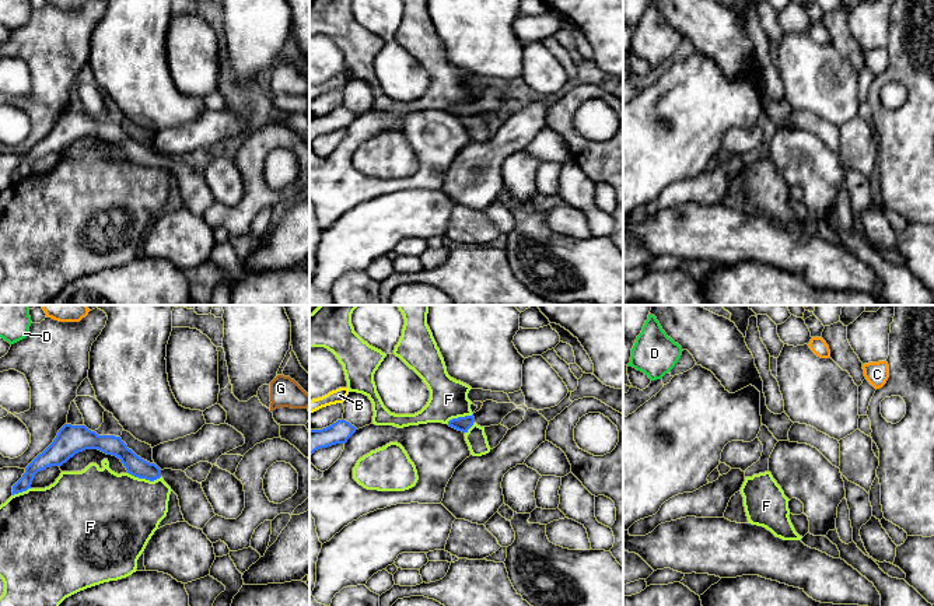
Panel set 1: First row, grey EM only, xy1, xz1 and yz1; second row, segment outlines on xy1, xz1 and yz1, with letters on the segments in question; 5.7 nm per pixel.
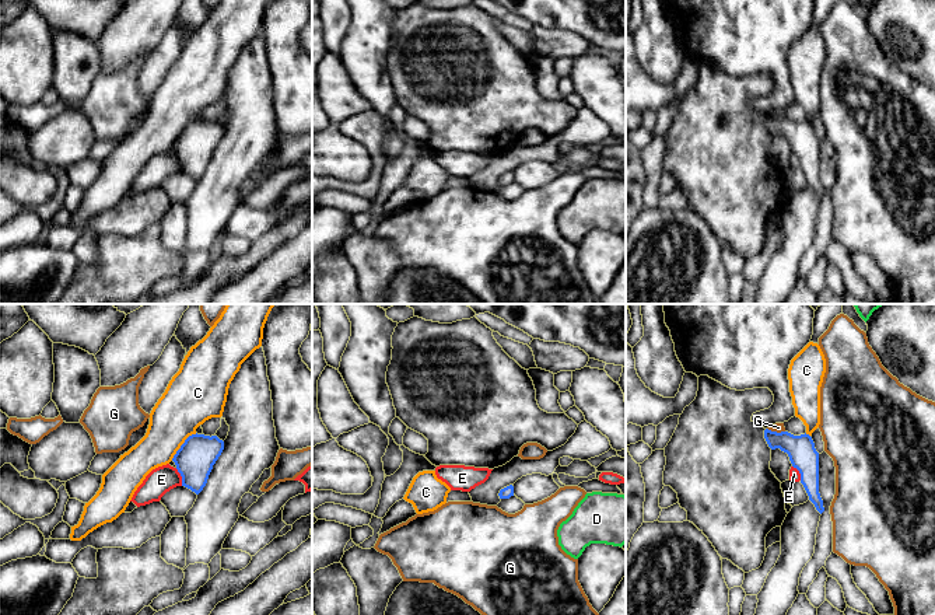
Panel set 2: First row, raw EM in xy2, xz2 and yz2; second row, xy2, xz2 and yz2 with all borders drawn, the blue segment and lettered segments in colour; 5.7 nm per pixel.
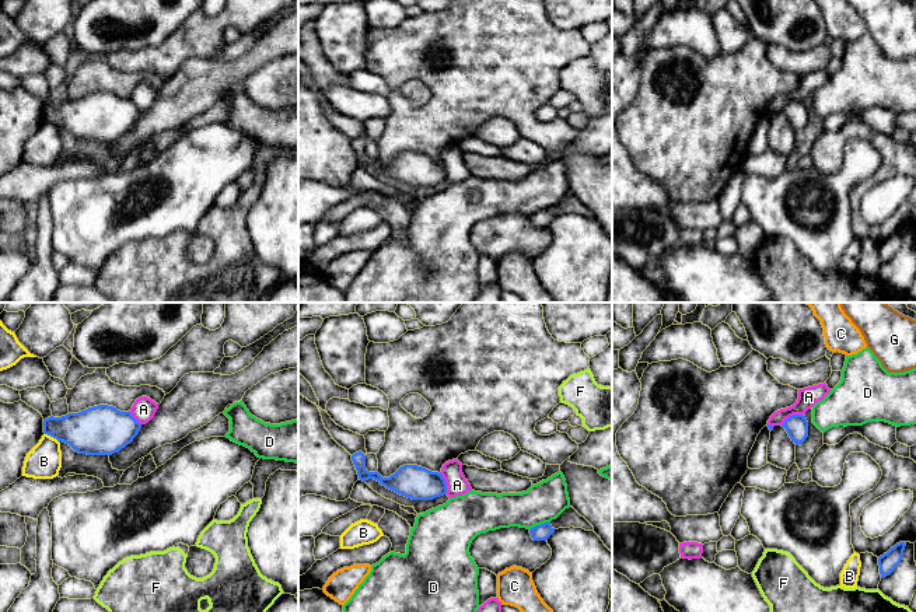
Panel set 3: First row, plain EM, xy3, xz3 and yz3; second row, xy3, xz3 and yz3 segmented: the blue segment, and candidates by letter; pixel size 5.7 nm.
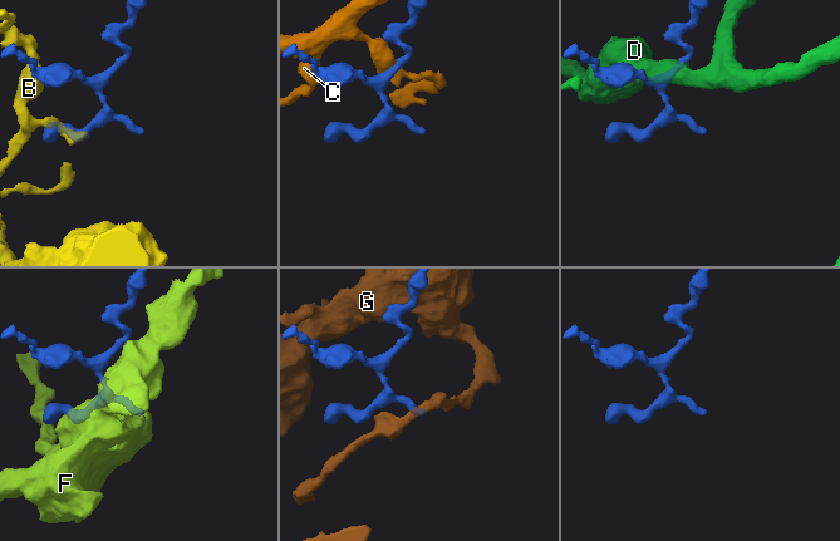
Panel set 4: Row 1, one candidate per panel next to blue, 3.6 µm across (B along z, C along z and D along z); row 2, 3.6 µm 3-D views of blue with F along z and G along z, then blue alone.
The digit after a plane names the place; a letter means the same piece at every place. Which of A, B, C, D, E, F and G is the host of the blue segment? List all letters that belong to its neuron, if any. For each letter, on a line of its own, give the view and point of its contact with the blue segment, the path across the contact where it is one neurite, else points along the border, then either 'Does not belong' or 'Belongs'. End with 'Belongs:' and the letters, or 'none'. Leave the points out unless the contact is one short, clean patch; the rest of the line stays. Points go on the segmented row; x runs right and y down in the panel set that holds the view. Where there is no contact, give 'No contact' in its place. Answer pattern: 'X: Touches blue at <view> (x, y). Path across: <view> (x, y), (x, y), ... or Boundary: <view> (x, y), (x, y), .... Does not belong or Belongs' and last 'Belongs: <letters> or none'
A: Touches blue at yz3 (793, 415). Boundary: yz3 (803, 415), (790, 415), (780, 425). Does not belong
B: Touches blue at xy3 (52, 436). Boundary: xy3 (45, 433), (59, 443). Does not belong
C: Touches blue at xy2 (182, 444). Boundary: xy2 (196, 433), (192, 433), (185, 440), (171, 460). Does not belong
D: Touches blue at xz3 (541, 524). Does not belong
E: Touches blue at xy2 (181, 475). Boundary: xy2 (175, 468), (182, 485). Does not belong
F: Touches blue at xy1 (144, 477). Does not belong
G: Touches blue at yz2 (776, 432). Does not belong
Belongs: none

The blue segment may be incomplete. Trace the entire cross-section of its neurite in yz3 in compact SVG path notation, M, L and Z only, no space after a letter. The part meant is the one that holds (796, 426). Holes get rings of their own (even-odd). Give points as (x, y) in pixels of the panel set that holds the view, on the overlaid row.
M793 415L784 420L782 427L786 429L791 441L798 445L808 437L808 422L803 415Z

